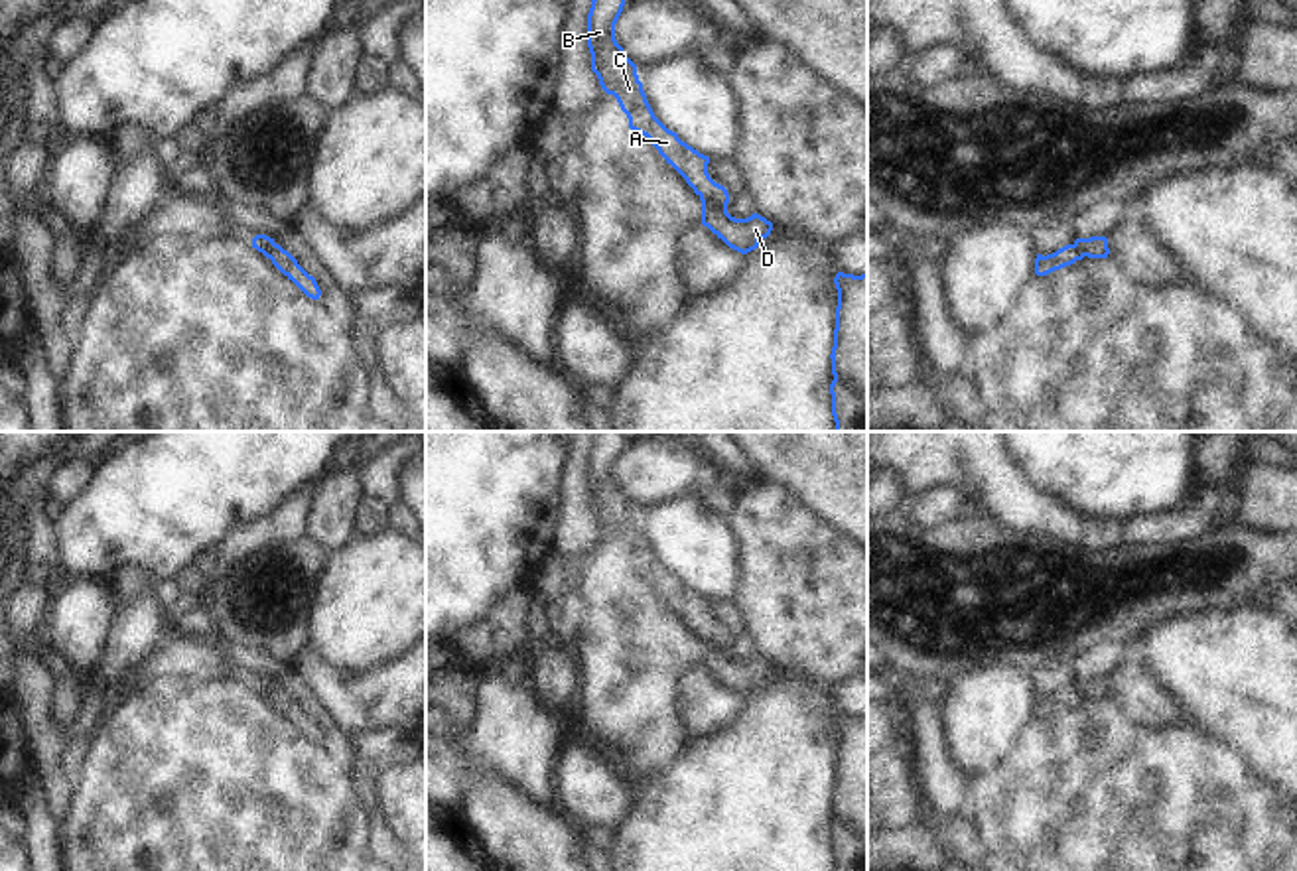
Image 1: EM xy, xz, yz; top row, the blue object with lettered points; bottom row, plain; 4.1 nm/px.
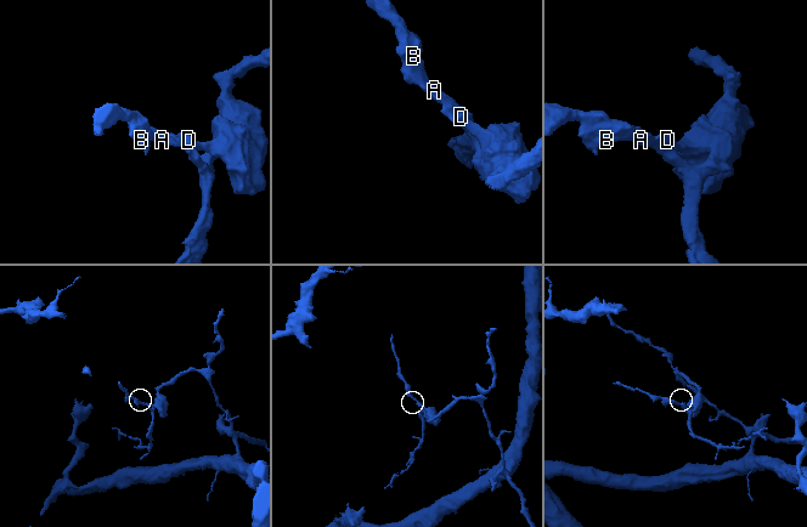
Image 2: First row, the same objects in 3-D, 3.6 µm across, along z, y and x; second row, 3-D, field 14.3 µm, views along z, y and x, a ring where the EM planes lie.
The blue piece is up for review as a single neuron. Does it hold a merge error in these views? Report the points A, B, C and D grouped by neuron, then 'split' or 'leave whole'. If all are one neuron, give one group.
groups A B C / D; split

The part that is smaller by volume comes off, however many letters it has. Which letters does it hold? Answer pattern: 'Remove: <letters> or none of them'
Remove: A, B, C

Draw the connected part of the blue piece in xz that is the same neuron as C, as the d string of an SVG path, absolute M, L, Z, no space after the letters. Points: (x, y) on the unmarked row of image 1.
M591 432L591 436L587 489L591 495L591 512L597 516L601 530L617 540L629 560L629 570L647 577L696 636L727 652L729 635L710 619L710 599L682 583L676 573L668 571L654 558L639 522L637 506L615 481L615 465L625 447L623 432Z

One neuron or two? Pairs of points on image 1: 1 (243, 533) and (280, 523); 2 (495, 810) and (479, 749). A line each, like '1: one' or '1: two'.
1: one
2: two

